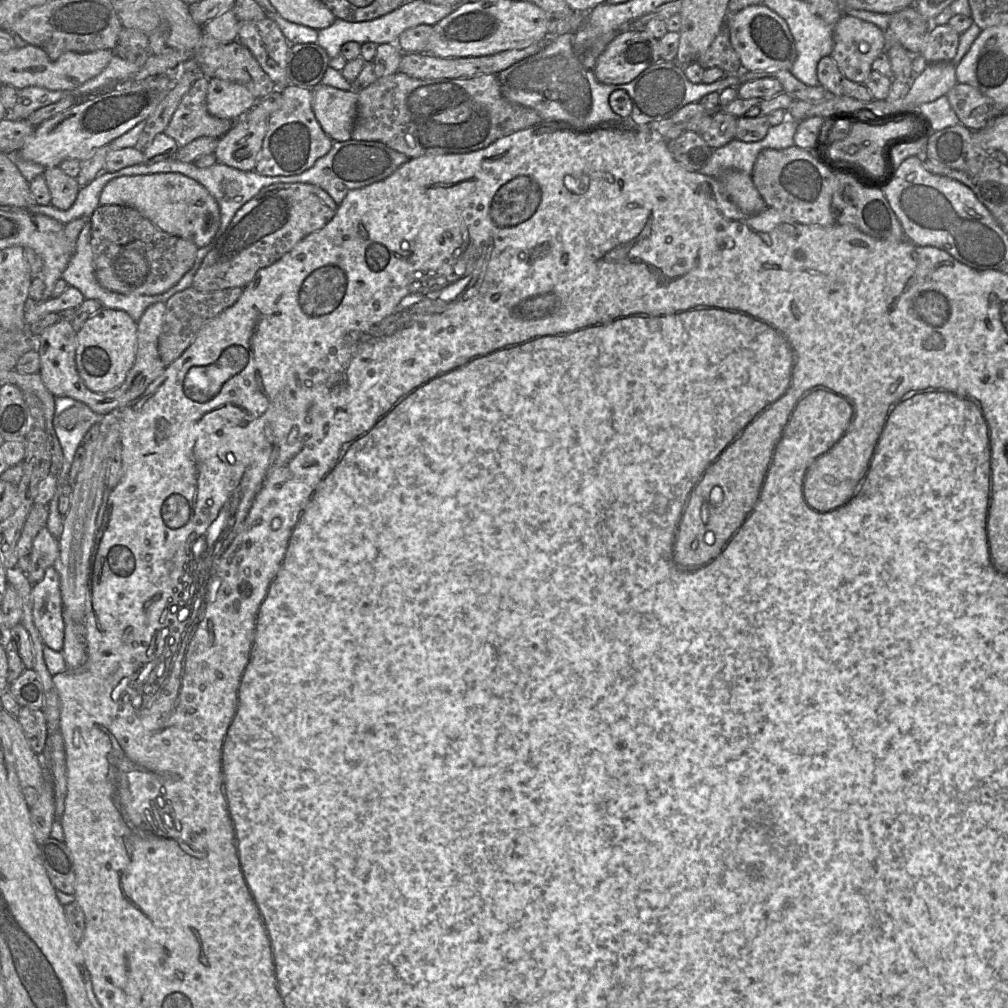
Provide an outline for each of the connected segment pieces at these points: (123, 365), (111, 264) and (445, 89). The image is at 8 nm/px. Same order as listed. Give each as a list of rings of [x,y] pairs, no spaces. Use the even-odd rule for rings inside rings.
[[[102,308],[77,331],[76,364],[85,385],[94,392],[120,386],[132,368],[137,350],[137,322],[120,309]]]
[[[100,205],[89,224],[95,275],[107,290],[126,295],[161,294],[194,265],[198,247],[192,241],[162,231],[132,207]]]
[[[397,72],[376,79],[358,93],[358,110],[351,137],[381,142],[411,159],[423,155],[472,152],[541,121],[535,110],[511,102],[502,95],[496,74],[470,78],[417,79]]]

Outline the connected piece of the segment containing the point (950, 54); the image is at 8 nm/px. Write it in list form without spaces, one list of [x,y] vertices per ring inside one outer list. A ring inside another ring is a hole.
[[[948,23],[932,26],[923,43],[920,55],[928,62],[952,61],[957,53],[960,34]]]

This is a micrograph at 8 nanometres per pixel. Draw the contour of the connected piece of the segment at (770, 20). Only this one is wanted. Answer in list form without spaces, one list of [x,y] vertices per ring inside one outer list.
[[[751,5],[728,19],[730,41],[737,52],[743,70],[790,70],[797,58],[793,35],[786,21],[767,6]]]

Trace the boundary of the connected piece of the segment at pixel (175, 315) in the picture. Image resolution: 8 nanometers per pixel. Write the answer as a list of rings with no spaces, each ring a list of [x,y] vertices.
[[[190,287],[169,298],[165,303],[165,318],[158,343],[160,357],[164,365],[167,367],[178,359],[190,346],[205,323],[235,304],[242,293],[243,288],[228,288],[203,293]]]

